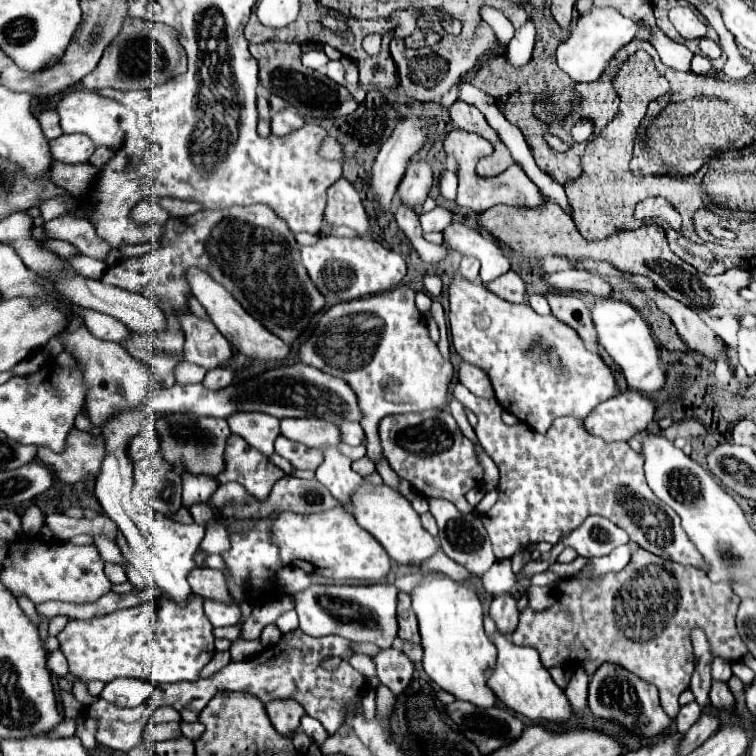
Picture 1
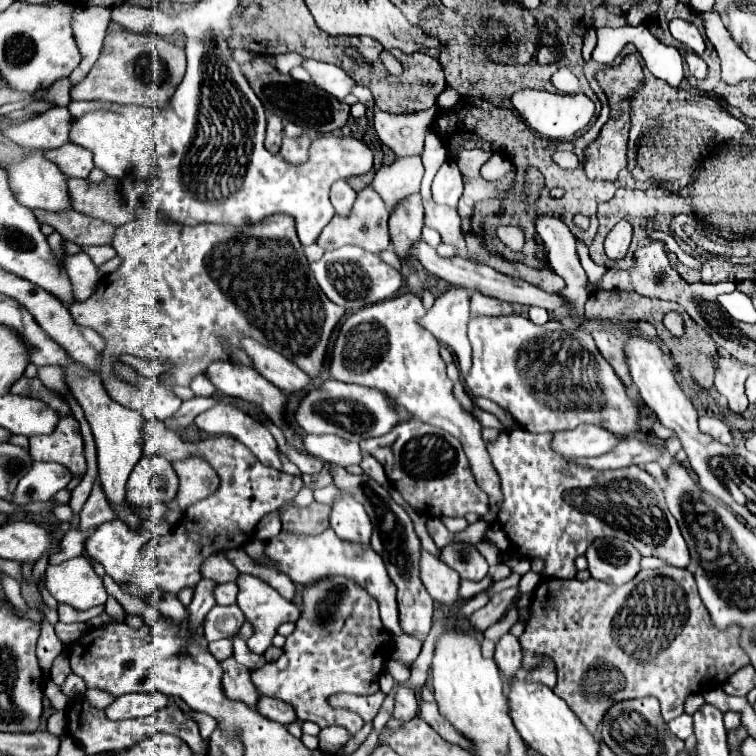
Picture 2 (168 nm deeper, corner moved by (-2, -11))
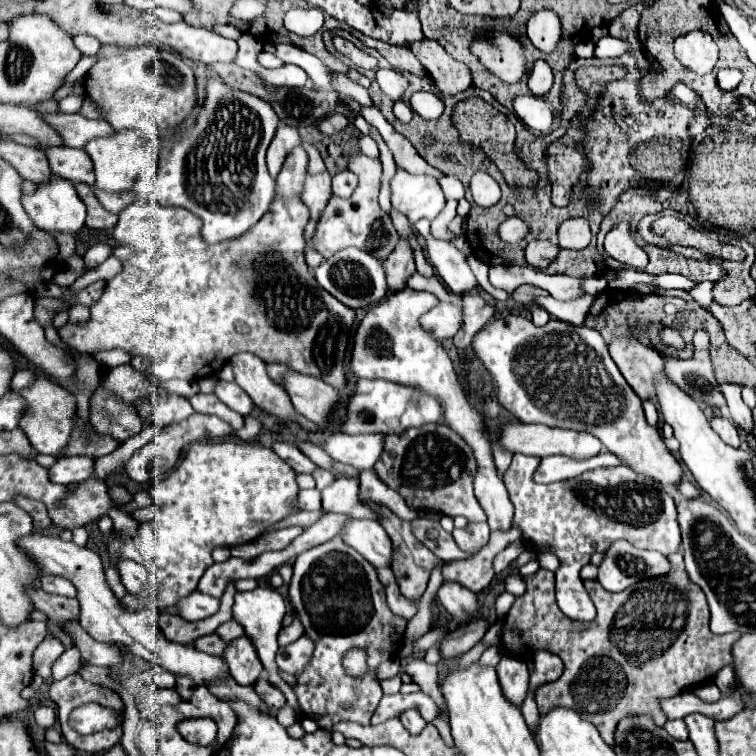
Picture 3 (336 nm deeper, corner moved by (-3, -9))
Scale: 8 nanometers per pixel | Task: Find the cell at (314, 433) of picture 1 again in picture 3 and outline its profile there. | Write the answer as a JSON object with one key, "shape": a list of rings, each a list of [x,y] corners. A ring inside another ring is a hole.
{"shape":[[[330,434],[324,450],[330,454],[332,460],[350,464],[362,472],[372,470],[374,464],[380,460],[384,438],[386,434],[364,434],[364,436]]]}

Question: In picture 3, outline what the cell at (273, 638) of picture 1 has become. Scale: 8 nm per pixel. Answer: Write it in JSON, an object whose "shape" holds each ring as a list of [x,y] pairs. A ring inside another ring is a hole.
{"shape":[[[294,614],[294,622],[292,622],[290,626],[286,626],[286,628],[280,630],[280,634],[278,634],[278,644],[280,644],[280,646],[288,646],[288,644],[292,644],[294,640],[298,640],[302,634],[304,634],[304,626],[302,626],[300,618],[296,618],[296,614]]]}

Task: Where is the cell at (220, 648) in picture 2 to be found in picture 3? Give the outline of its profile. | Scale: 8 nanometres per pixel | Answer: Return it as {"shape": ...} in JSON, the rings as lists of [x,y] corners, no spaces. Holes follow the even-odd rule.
{"shape":[[[206,634],[206,636],[200,636],[194,640],[194,648],[206,652],[206,654],[214,654],[214,656],[222,656],[224,648],[226,648],[226,642],[220,640],[216,634]]]}

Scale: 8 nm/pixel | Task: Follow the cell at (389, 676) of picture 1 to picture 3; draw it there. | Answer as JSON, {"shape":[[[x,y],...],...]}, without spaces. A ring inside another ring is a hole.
{"shape":[[[406,710],[406,712],[402,712],[400,720],[402,720],[404,728],[406,728],[410,734],[420,734],[420,730],[424,730],[424,726],[426,726],[424,718],[422,718],[416,710]]]}

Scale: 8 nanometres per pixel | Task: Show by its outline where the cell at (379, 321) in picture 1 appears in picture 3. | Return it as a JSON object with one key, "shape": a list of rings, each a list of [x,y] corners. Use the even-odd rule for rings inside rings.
{"shape":[[[404,288],[402,292],[390,294],[386,300],[382,300],[378,306],[372,306],[364,320],[360,322],[356,336],[354,336],[354,350],[352,350],[352,372],[358,378],[382,378],[404,386],[418,386],[428,394],[434,394],[444,404],[444,420],[446,424],[458,432],[468,446],[472,446],[476,460],[478,460],[478,474],[474,476],[474,494],[480,502],[482,510],[488,516],[490,530],[510,530],[512,528],[512,516],[514,506],[508,498],[508,490],[504,482],[496,474],[494,458],[490,442],[484,434],[484,420],[482,414],[474,410],[474,406],[464,396],[454,366],[446,354],[446,350],[440,346],[438,340],[434,340],[428,332],[422,330],[418,318],[426,314],[432,306],[438,304],[438,298],[426,290],[412,290]]]}

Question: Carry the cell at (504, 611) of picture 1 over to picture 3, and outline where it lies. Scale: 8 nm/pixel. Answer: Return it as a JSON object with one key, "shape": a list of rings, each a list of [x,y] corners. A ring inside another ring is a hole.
{"shape":[[[502,656],[500,664],[496,666],[498,682],[502,688],[504,698],[512,702],[514,706],[520,706],[528,694],[528,666],[522,660],[516,660],[512,656]]]}

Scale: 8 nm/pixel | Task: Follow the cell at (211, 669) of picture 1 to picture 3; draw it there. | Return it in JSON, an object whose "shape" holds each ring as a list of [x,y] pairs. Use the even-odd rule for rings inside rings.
{"shape":[[[240,636],[228,644],[223,658],[229,666],[230,673],[240,686],[252,686],[264,670],[252,642],[248,636]]]}

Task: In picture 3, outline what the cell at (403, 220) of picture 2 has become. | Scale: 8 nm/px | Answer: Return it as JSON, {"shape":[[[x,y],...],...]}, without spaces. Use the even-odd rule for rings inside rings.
{"shape":[[[400,238],[400,244],[396,246],[396,250],[382,264],[384,264],[384,272],[388,278],[388,290],[390,292],[404,290],[408,278],[416,272],[412,250],[410,250],[408,242],[402,238]]]}

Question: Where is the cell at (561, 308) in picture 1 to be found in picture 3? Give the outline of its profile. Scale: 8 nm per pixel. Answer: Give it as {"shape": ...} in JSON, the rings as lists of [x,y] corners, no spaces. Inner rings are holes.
{"shape":[[[616,336],[608,344],[610,356],[618,370],[642,400],[656,400],[654,378],[664,372],[664,360],[652,348],[632,336]]]}

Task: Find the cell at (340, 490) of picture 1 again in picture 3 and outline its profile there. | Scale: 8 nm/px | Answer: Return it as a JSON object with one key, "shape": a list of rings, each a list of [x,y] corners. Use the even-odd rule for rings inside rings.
{"shape":[[[348,520],[340,532],[344,542],[356,548],[374,568],[392,564],[392,540],[374,520]]]}

